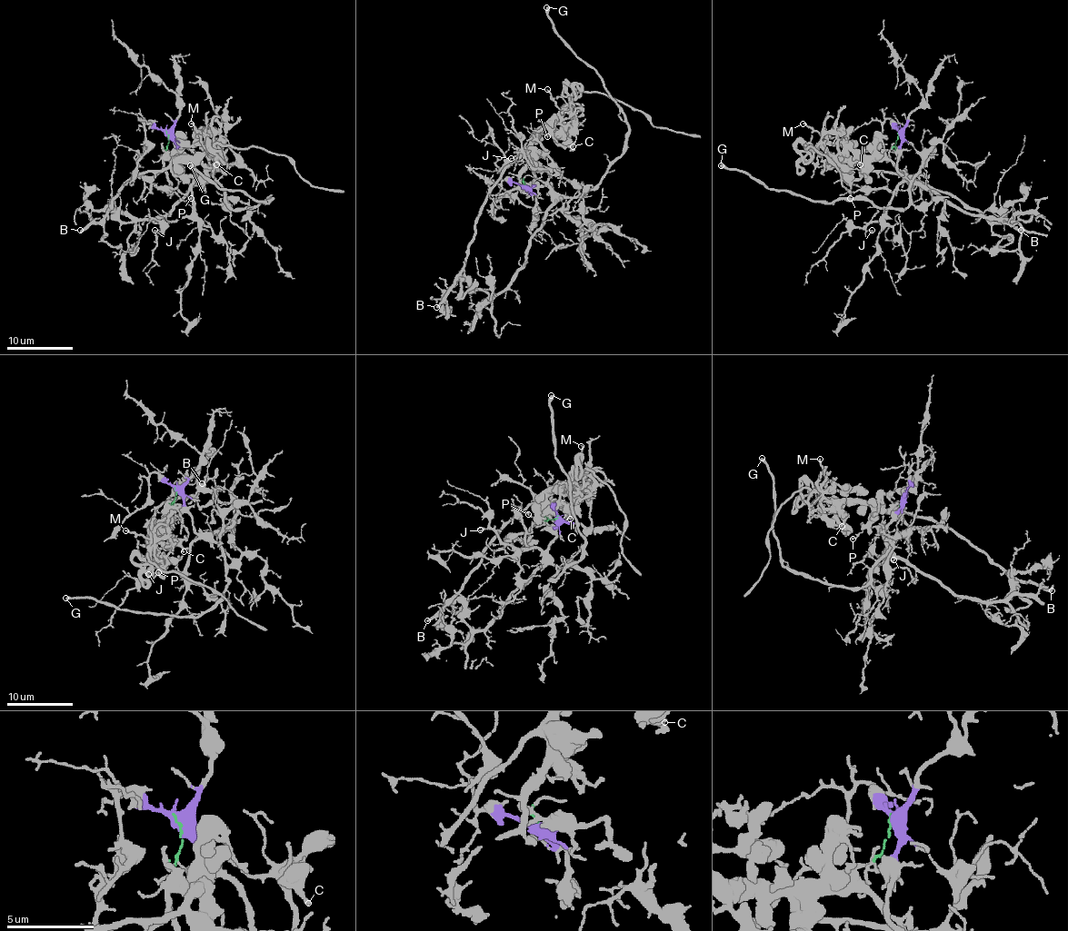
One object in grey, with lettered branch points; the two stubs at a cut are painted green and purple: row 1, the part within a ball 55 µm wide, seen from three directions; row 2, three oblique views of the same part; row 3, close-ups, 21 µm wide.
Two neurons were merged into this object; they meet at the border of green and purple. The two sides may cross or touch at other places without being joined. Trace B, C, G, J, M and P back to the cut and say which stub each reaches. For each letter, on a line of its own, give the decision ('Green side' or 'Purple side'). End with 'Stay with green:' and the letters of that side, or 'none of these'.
B: Green side
C: Green side
G: Purple side
J: Purple side
M: Green side
P: Purple side
Stay with green: B, C, M

